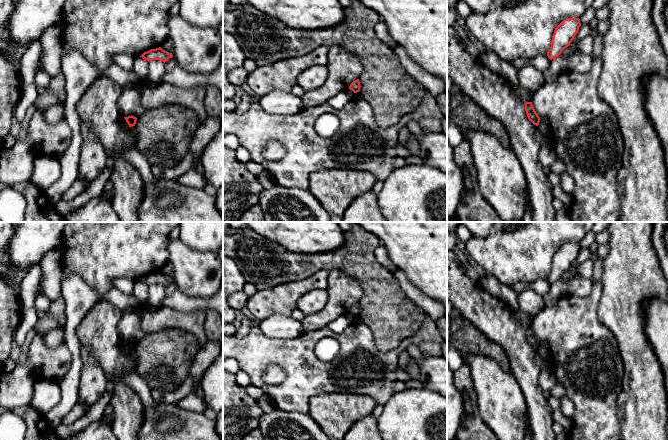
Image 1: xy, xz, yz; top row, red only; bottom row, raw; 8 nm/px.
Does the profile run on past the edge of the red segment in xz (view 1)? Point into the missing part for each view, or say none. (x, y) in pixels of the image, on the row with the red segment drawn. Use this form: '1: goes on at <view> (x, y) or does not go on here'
1: does not go on here

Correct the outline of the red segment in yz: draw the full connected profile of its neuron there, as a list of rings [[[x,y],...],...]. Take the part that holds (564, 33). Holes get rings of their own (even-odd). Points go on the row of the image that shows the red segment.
[[[566,18],[555,28],[551,47],[547,52],[547,56],[550,60],[558,57],[562,51],[570,45],[578,33],[580,26],[579,18]]]

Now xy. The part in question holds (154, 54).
[[[159,47],[159,48],[151,49],[147,52],[144,52],[140,57],[147,60],[148,62],[152,60],[161,60],[165,63],[166,61],[168,61],[169,58],[172,58],[173,55],[172,53],[169,53],[163,50],[161,47]]]

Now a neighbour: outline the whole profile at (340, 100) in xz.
[[[350,89],[344,90],[327,101],[333,108],[341,110],[347,103],[354,99],[354,92]]]

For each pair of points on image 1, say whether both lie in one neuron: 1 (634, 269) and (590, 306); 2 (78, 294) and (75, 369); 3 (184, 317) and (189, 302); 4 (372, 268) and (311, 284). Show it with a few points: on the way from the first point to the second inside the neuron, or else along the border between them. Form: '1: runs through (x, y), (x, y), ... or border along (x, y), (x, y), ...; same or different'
1: border along (601, 280), (601, 297), (597, 310), (600, 321); different
2: runs through (75, 313), (71, 323), (71, 339), (75, 350); same
3: border along (163, 306), (180, 310), (203, 311); different
4: border along (328, 271), (318, 270), (305, 278); different

